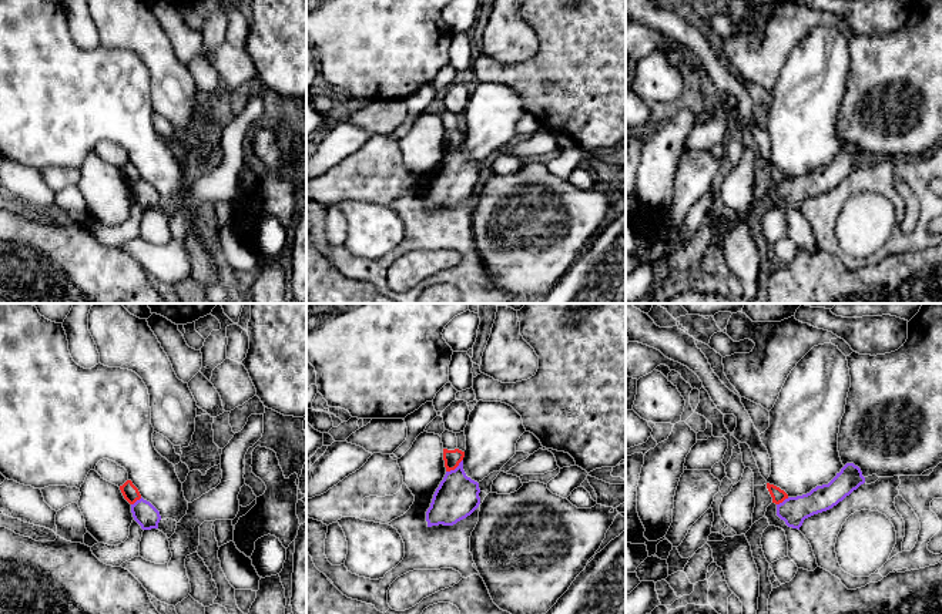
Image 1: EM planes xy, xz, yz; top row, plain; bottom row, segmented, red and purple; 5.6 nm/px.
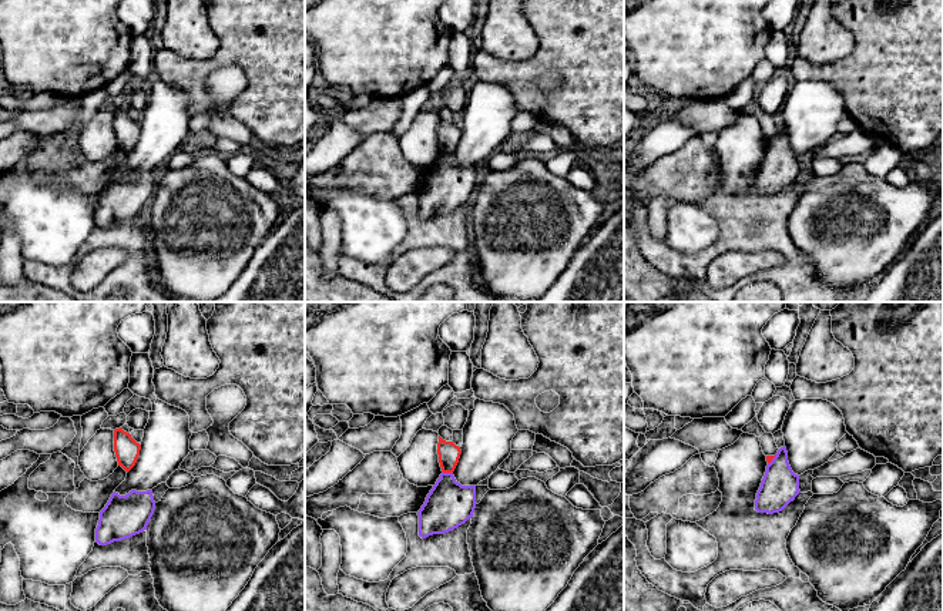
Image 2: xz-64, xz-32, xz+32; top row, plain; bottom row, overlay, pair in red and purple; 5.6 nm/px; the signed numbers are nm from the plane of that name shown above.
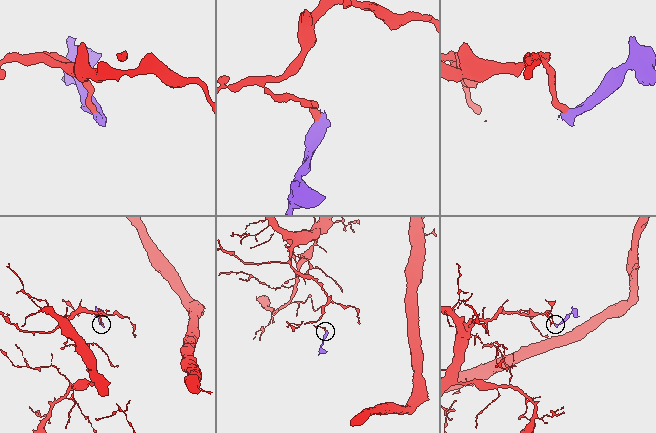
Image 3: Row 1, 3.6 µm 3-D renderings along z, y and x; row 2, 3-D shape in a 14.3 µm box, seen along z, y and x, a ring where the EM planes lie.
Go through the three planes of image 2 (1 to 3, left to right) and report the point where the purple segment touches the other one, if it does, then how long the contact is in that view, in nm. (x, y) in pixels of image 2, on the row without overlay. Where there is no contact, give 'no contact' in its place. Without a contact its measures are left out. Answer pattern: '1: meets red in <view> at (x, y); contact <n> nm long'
1: no contact
2: meets red in xz-32 at (447, 153); contact 60 nm long
3: meets red in xz+32 at (772, 138); contact 80 nm long

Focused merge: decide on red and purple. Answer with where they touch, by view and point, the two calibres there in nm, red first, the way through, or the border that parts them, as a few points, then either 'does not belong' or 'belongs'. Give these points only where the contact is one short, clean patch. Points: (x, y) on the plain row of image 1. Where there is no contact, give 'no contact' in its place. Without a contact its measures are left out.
contact xz (455, 148); calibres 100 and 240 nm; border xz (462, 140), (453, 150), (446, 153); does not belong

